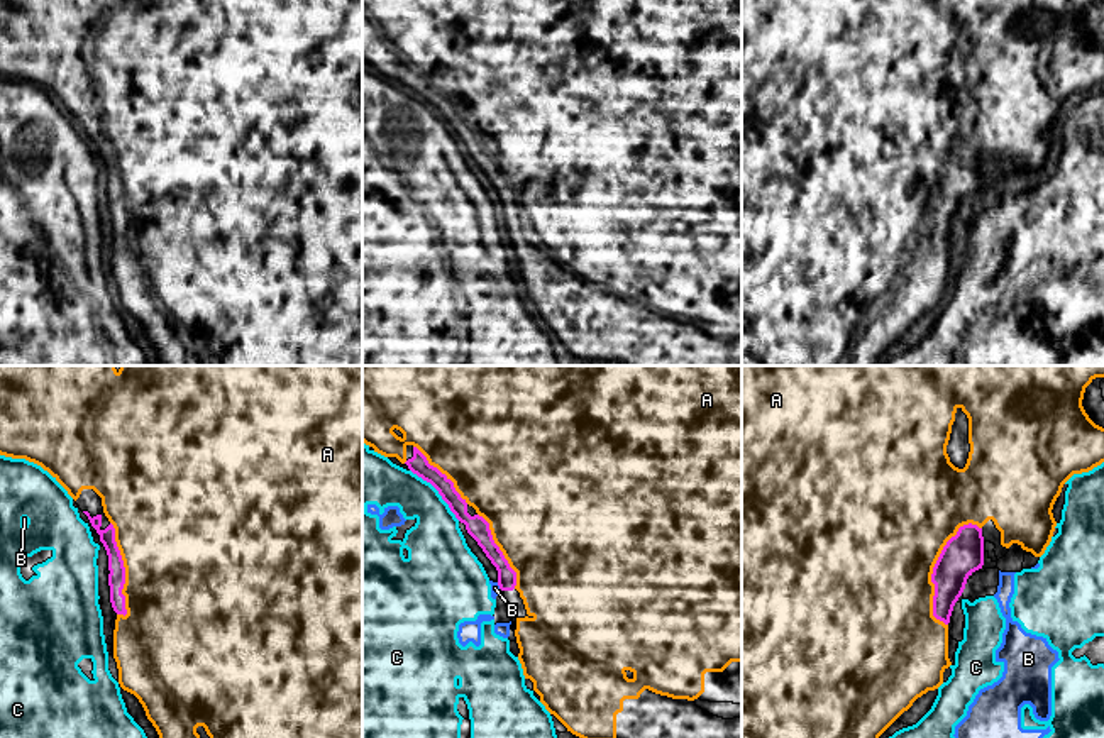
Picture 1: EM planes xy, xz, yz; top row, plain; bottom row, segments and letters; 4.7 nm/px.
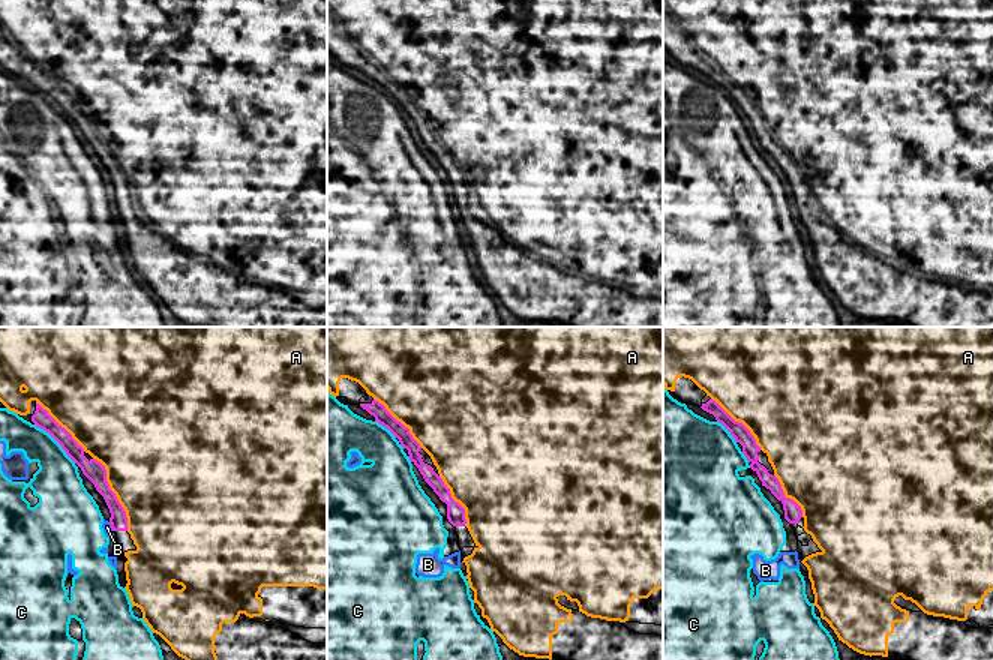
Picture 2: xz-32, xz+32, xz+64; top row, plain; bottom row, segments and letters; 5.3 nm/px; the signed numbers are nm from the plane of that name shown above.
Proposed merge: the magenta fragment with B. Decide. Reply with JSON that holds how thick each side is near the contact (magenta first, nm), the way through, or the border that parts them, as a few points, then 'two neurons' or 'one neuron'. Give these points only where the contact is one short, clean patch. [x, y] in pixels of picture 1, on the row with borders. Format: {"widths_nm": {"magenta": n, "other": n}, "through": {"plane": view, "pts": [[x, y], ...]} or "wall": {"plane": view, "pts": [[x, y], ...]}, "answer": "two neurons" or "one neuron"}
{"widths_nm": {"magenta": 100, "other": 50}, "answer": "two neurons"}

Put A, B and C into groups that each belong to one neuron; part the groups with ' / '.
A / B C

